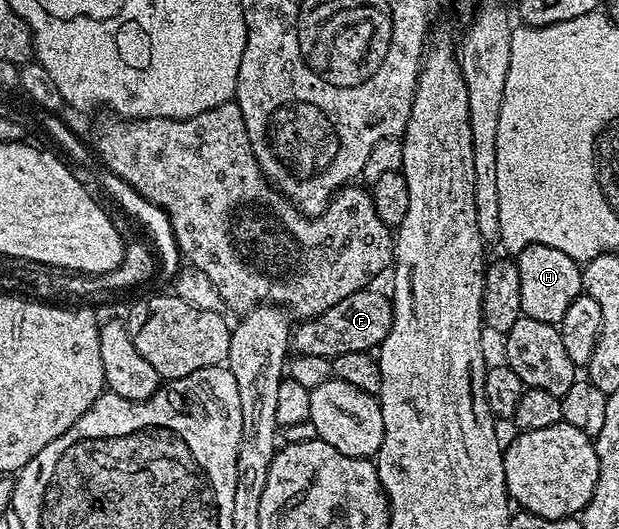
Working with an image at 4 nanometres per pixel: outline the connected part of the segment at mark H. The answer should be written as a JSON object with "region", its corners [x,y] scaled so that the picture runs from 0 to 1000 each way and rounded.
{"region":[[[858,459],[832,484],[837,524],[843,529],[843,594],[863,607],[882,607],[903,614],[927,561],[943,548],[939,499],[914,486],[908,471],[889,471],[889,463]]]}

